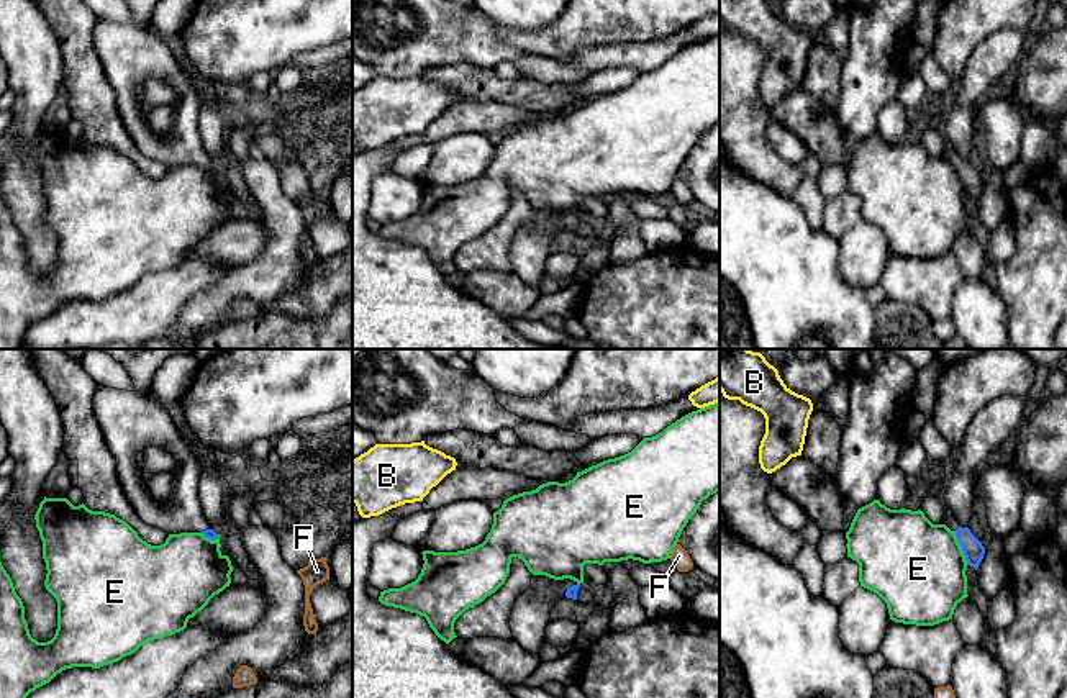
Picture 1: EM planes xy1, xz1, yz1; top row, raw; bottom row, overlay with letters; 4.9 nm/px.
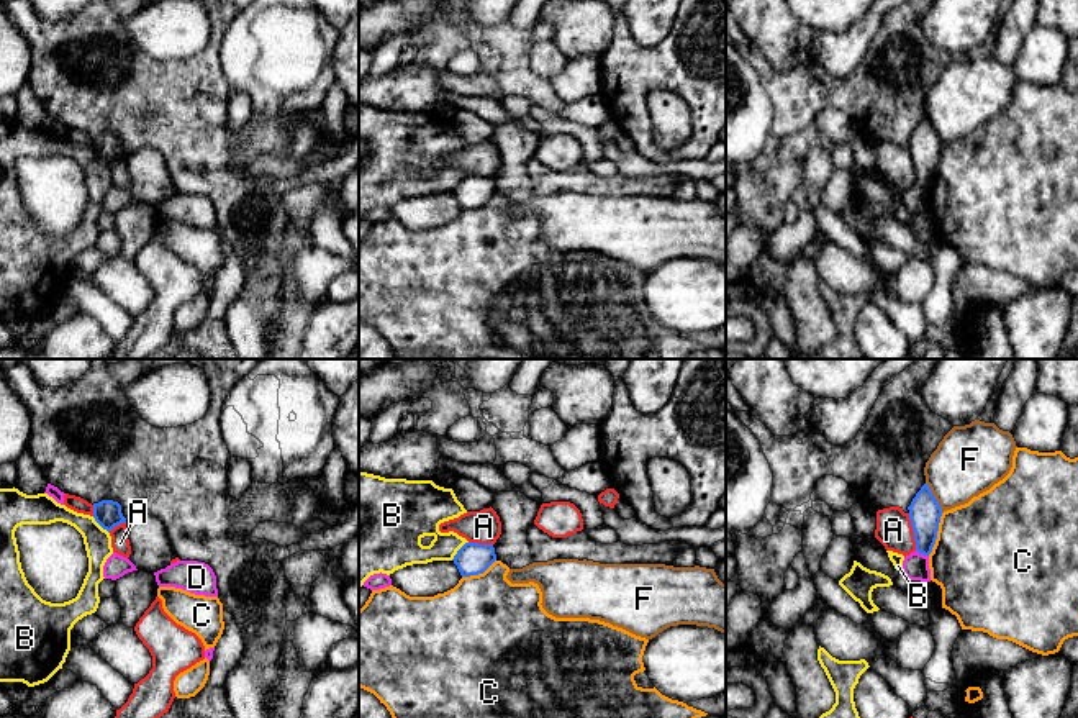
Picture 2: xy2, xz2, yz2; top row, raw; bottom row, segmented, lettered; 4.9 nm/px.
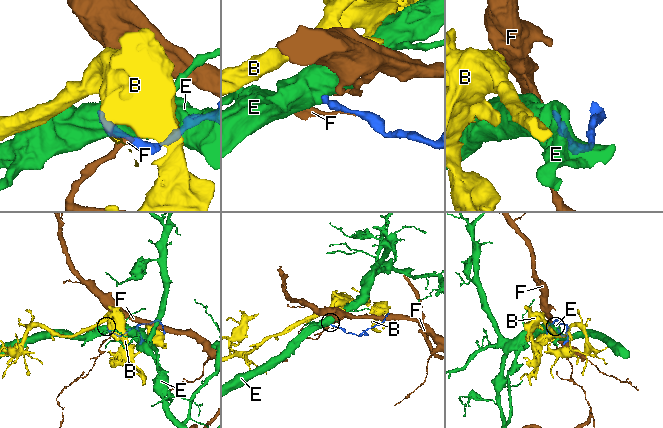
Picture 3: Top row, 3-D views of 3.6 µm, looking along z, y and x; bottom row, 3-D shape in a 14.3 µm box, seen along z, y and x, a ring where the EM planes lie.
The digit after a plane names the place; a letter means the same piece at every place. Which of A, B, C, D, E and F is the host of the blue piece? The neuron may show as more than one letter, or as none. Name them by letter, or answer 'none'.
none

